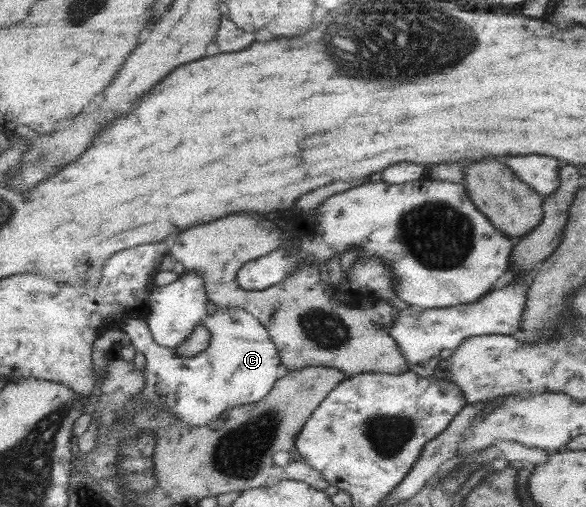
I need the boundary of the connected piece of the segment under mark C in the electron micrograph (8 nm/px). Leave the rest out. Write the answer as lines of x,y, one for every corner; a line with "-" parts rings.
230,307
229,309
218,309
214,316
207,316
201,324
211,332
211,341
209,347
195,357
179,357
176,350
158,344
150,331
150,327
145,319
128,319
124,322
122,330
128,333
132,339
132,345
136,350
143,353
146,358
144,376
146,384
140,399
148,401
155,405
164,405
170,409
185,426
203,427
209,425
218,419
224,411
237,407
238,405
247,405
260,403
272,392
273,386
279,380
280,353
272,340
269,331
253,314
240,307

